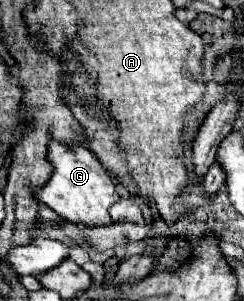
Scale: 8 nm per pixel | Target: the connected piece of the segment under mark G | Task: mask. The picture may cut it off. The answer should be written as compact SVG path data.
M50 142L50 156L54 164L52 180L36 192L38 200L46 206L50 206L58 216L62 216L66 222L78 224L78 226L110 226L112 218L108 214L108 208L120 200L120 194L110 178L110 174L102 168L98 158L82 144L68 148L60 142Z

